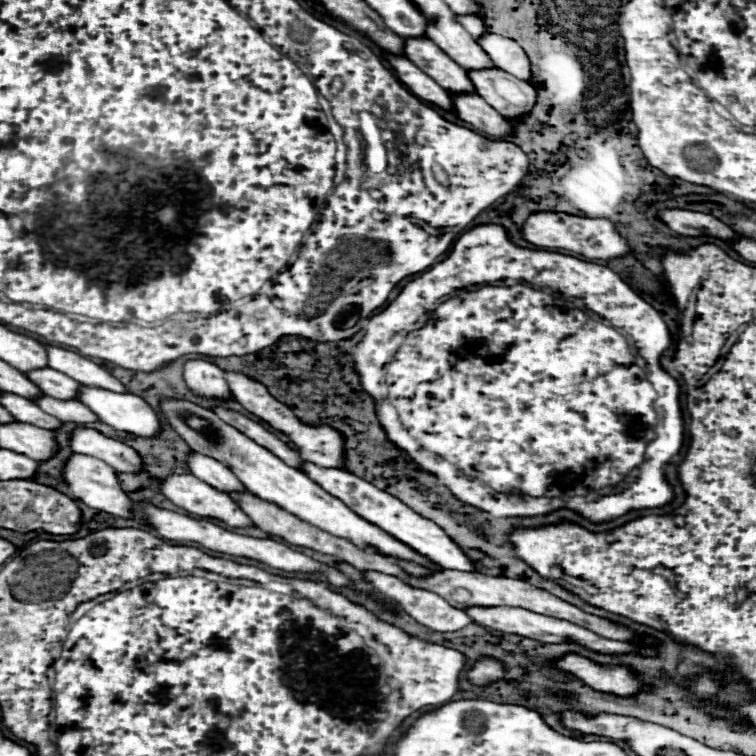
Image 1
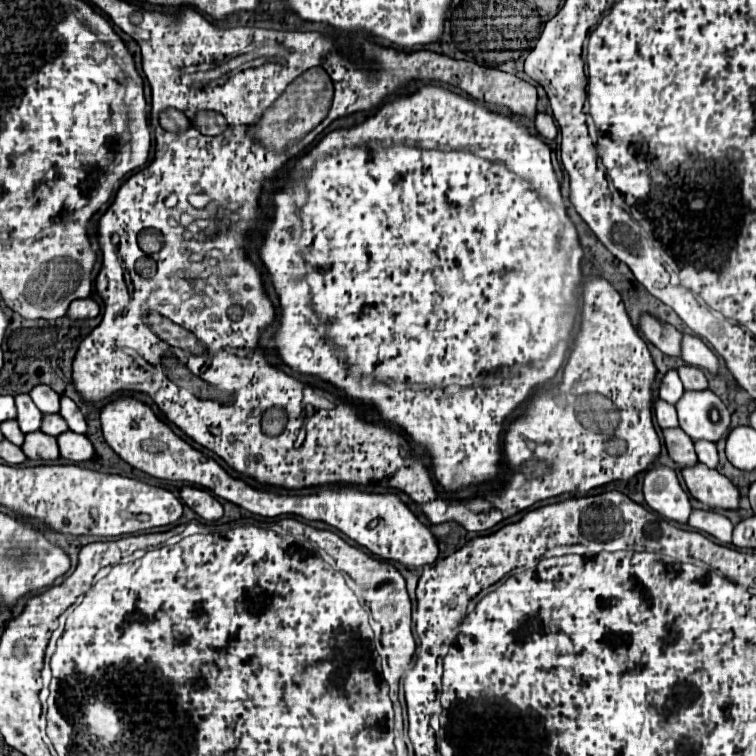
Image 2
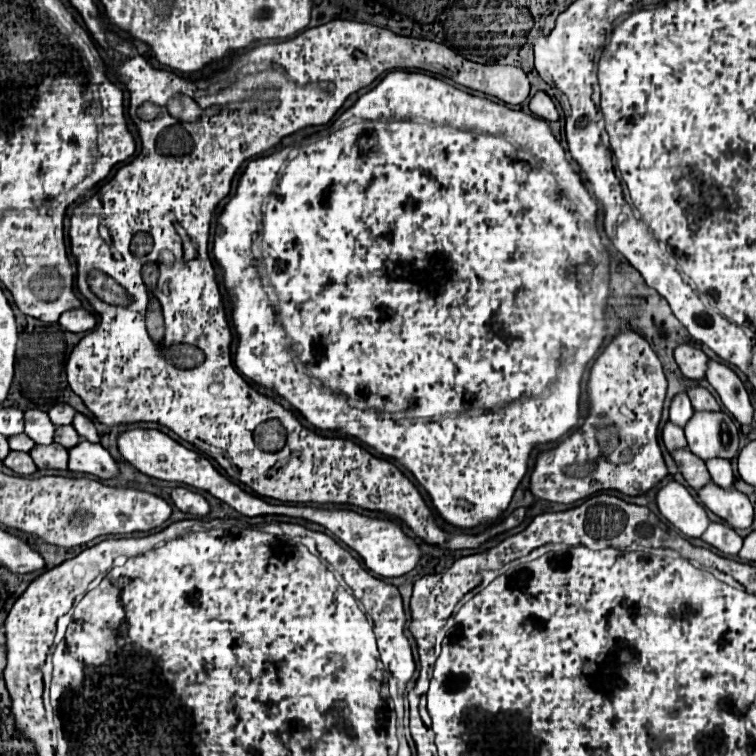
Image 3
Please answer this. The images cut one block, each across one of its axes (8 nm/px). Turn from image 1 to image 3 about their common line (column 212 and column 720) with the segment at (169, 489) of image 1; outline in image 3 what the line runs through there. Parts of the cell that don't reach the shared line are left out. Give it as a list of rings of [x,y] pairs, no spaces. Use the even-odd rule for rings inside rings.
[[[708,484],[698,490],[702,504],[712,510],[716,516],[728,522],[730,528],[750,528],[754,520],[754,508],[746,494],[738,490],[724,490],[716,484]]]

